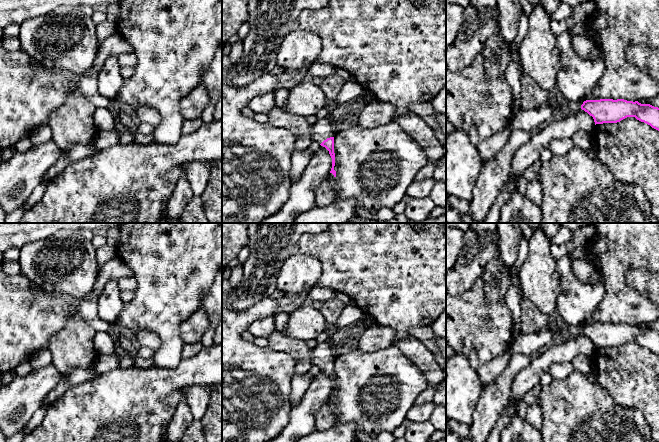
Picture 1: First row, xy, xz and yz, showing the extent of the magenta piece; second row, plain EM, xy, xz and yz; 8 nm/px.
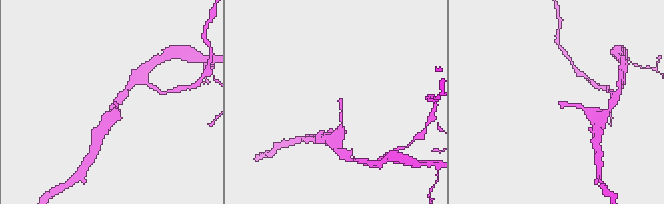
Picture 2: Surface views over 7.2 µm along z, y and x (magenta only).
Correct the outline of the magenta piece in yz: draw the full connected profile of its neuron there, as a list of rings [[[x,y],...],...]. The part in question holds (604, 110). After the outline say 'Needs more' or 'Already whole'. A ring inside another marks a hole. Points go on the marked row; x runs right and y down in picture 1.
[[[600,99],[600,100],[579,100],[574,104],[575,108],[582,109],[593,117],[595,125],[603,123],[617,123],[627,117],[635,117],[637,120],[650,125],[659,131],[659,108],[650,104],[641,104],[638,101],[627,101],[624,99]]]. Needs more

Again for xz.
[[[328,118],[319,119],[316,123],[311,124],[312,139],[314,145],[325,147],[332,158],[332,168],[330,173],[336,177],[335,153],[334,153],[334,133],[331,129],[330,120]]]. Needs more

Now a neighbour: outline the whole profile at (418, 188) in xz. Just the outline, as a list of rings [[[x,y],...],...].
[[[434,178],[414,180],[406,189],[406,197],[423,198],[429,196],[435,184]]]

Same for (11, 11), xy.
[[[0,0],[0,28],[20,25],[27,19],[45,15],[58,8],[89,6],[105,9],[121,0]]]

